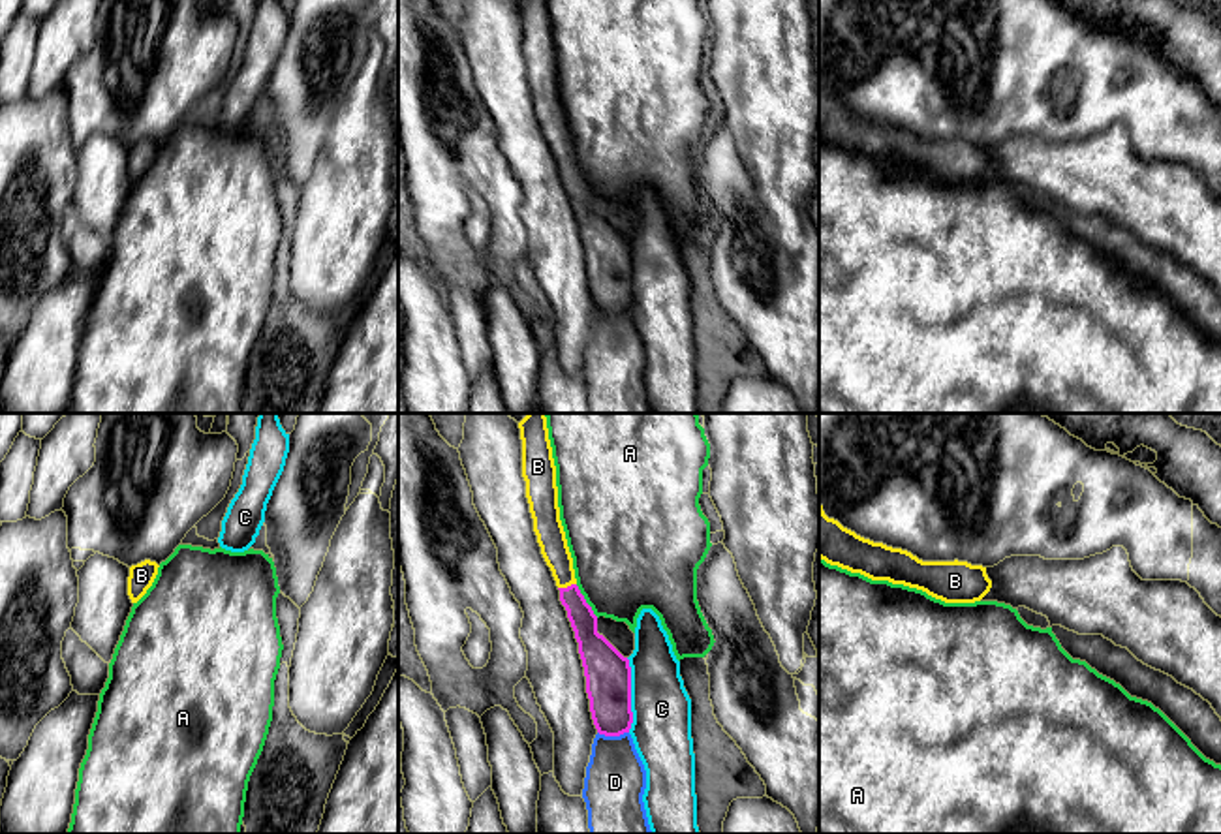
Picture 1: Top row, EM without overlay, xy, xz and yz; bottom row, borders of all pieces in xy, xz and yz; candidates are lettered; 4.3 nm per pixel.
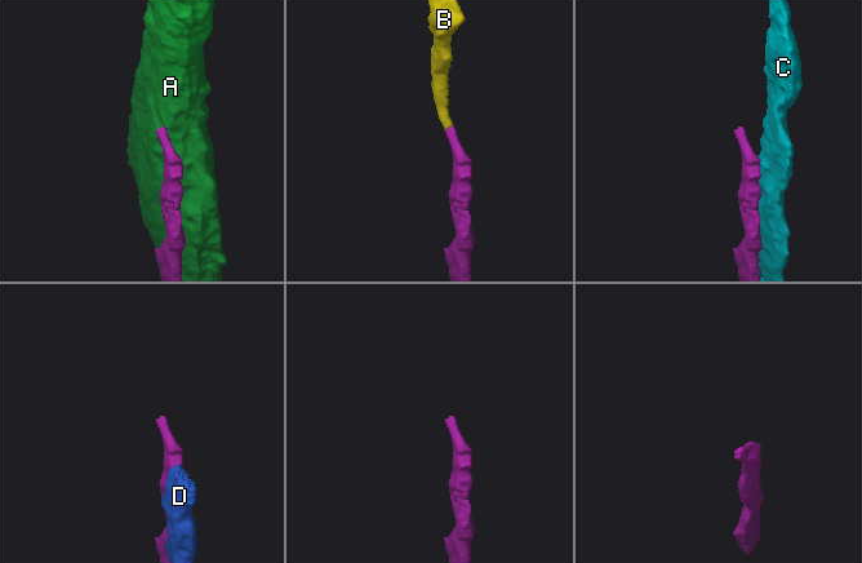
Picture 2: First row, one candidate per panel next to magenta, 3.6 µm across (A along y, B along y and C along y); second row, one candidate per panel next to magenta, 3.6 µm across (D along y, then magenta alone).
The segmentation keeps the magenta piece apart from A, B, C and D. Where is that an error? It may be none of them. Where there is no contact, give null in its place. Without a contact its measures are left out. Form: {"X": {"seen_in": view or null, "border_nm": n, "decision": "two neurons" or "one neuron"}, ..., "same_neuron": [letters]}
{"A": {"seen_in": "xz", "border_nm": 170, "decision": "two neurons"}, "B": {"seen_in": "xz", "border_nm": 80, "decision": "one neuron"}, "C": {"seen_in": "xz", "border_nm": 320, "decision": "two neurons"}, "D": {"seen_in": "xz", "border_nm": 140, "decision": "two neurons"}, "same_neuron": ["B"]}

